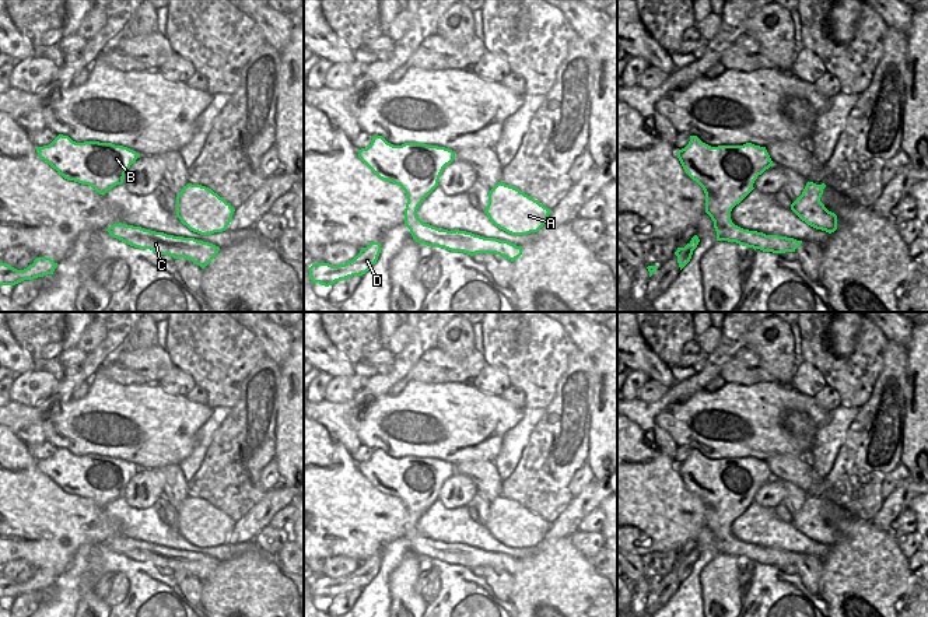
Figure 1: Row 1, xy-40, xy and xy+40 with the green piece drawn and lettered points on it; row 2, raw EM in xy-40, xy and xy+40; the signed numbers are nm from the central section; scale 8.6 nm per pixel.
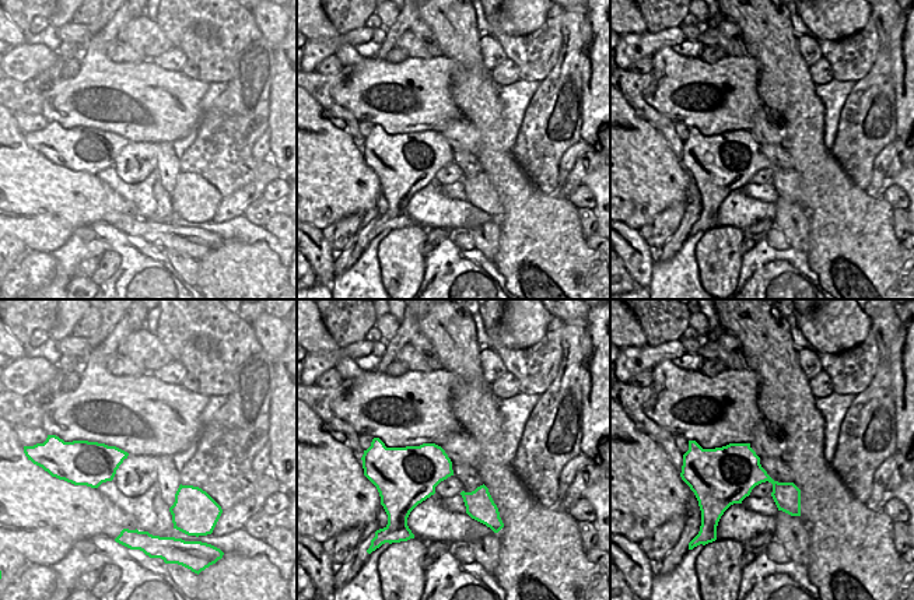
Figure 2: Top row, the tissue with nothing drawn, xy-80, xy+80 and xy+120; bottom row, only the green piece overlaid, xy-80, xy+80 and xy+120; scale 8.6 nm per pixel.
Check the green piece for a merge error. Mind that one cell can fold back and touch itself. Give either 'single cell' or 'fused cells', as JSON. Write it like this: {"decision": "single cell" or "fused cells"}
{"decision": "single cell"}

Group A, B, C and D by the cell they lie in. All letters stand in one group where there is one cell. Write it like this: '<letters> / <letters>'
A B C D

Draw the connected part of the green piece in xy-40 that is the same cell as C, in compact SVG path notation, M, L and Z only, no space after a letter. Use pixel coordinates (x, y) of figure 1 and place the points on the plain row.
M122 536L111 539L106 544L111 550L130 560L150 562L158 569L169 568L174 572L189 572L202 582L204 582L220 564L218 560L195 551L167 548Z

